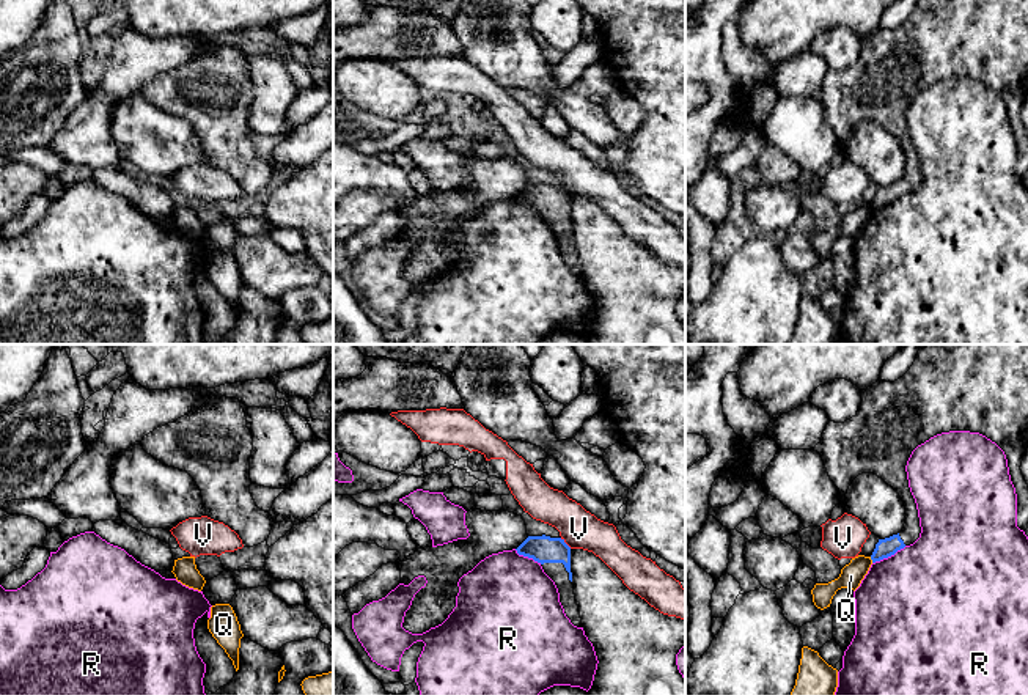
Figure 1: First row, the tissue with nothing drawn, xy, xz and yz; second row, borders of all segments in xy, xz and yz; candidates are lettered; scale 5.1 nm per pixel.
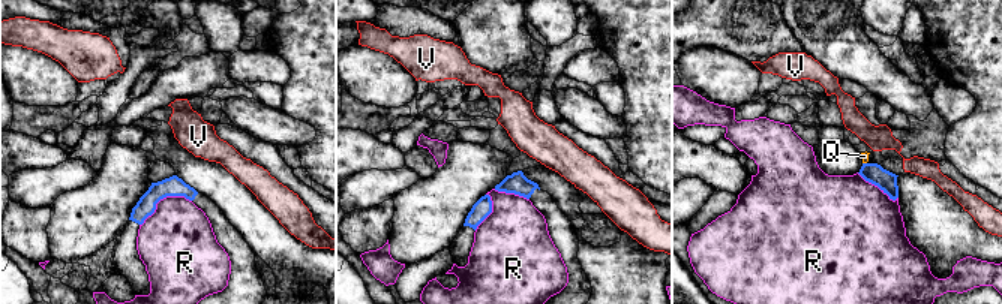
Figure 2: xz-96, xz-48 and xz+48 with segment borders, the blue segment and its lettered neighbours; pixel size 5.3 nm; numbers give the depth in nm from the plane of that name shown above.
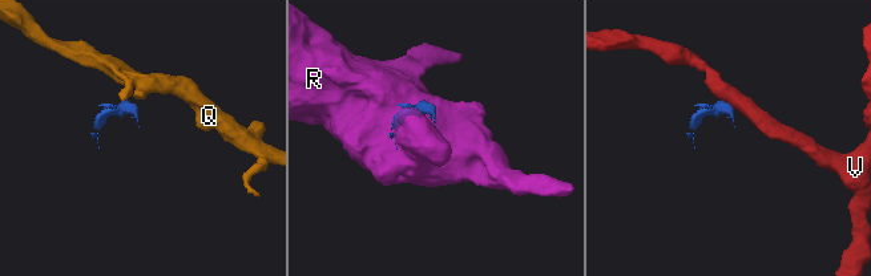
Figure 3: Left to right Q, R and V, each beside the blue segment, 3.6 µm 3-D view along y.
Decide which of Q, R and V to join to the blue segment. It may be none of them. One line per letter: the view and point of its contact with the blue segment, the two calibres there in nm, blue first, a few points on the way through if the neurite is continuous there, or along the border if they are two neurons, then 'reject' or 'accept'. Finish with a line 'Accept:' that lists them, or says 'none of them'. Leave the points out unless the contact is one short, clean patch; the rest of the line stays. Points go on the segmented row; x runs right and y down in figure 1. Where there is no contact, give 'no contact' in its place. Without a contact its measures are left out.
Q: yz (871, 558) | 100/120 nm | along yz (870, 557), (873, 562) | reject
R: yz (888, 555) | 100/480 nm | reject
V: xz (565, 543) | 140/200 nm | along xz (560, 538), (571, 547) | reject
Accept: none of them

